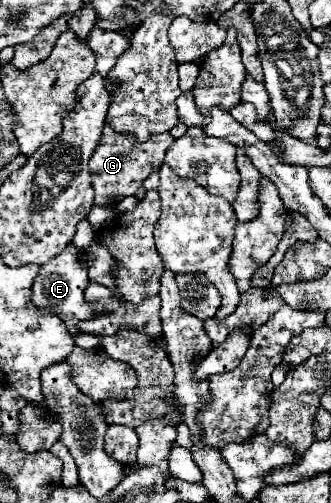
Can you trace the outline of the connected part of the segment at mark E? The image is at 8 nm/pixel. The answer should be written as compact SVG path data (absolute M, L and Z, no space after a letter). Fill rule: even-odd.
M70 242L54 260L40 266L40 272L38 272L38 276L34 280L34 286L32 286L32 302L36 306L60 316L66 322L68 332L72 336L76 336L76 334L80 334L78 328L76 328L78 320L88 320L96 312L100 312L100 310L92 310L84 300L84 288L88 284L90 284L90 280L88 280L88 266L86 266L86 260L84 260L84 252L78 250Z

